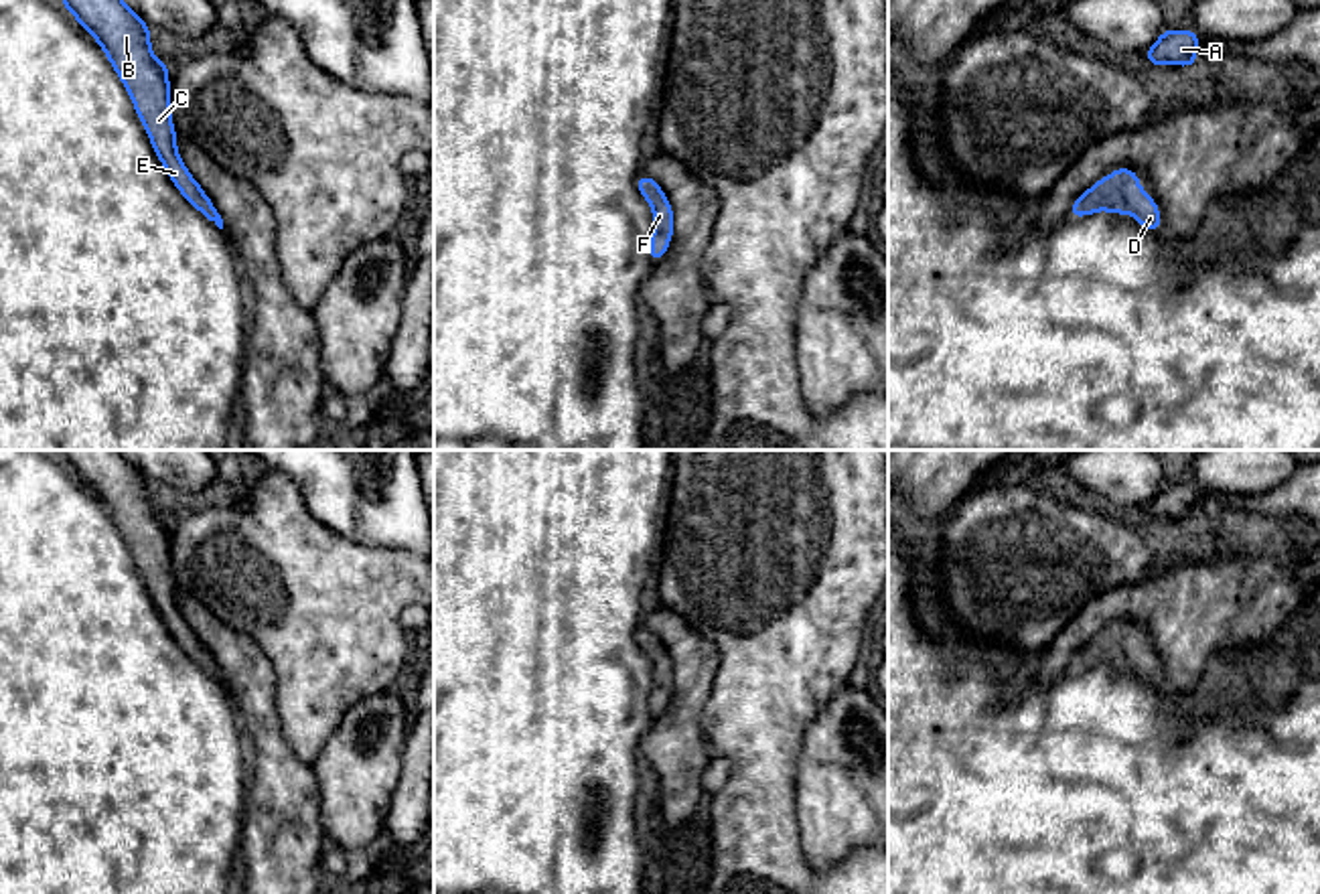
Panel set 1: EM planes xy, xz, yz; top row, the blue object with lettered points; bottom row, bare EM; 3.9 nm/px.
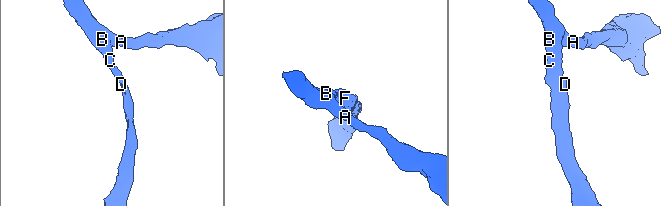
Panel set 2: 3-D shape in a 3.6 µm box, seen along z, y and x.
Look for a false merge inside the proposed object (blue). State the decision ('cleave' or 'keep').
keep

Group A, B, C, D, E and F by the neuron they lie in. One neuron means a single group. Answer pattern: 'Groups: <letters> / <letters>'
Groups: A B C D E F

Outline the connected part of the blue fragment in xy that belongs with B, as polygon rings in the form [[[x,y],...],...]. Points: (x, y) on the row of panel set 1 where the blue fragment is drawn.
[[[63,0],[63,4],[103,49],[170,180],[201,215],[223,229],[221,215],[178,156],[168,63],[152,55],[146,22],[124,0]]]

